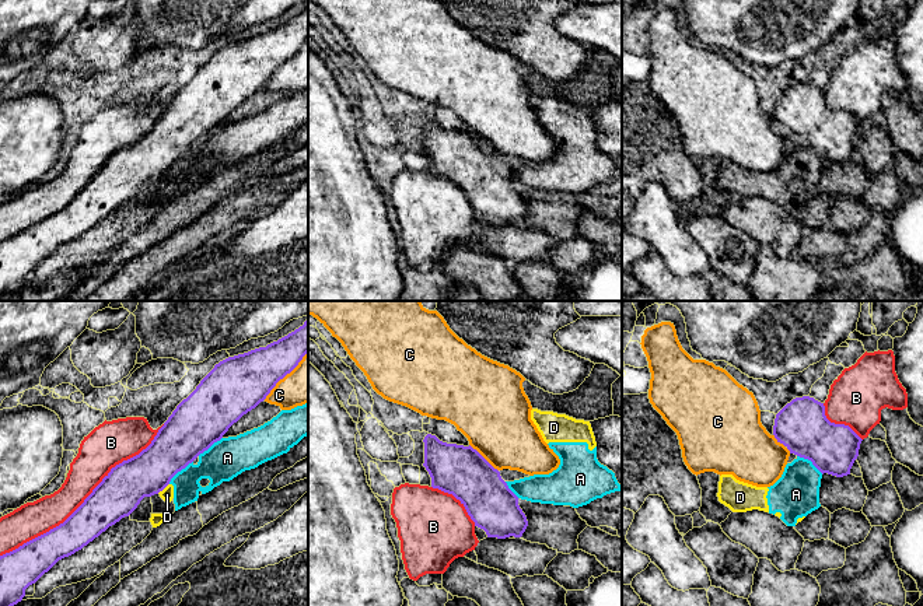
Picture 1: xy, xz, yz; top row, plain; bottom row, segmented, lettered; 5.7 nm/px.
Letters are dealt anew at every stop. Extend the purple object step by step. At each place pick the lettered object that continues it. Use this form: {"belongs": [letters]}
{"belongs": []}

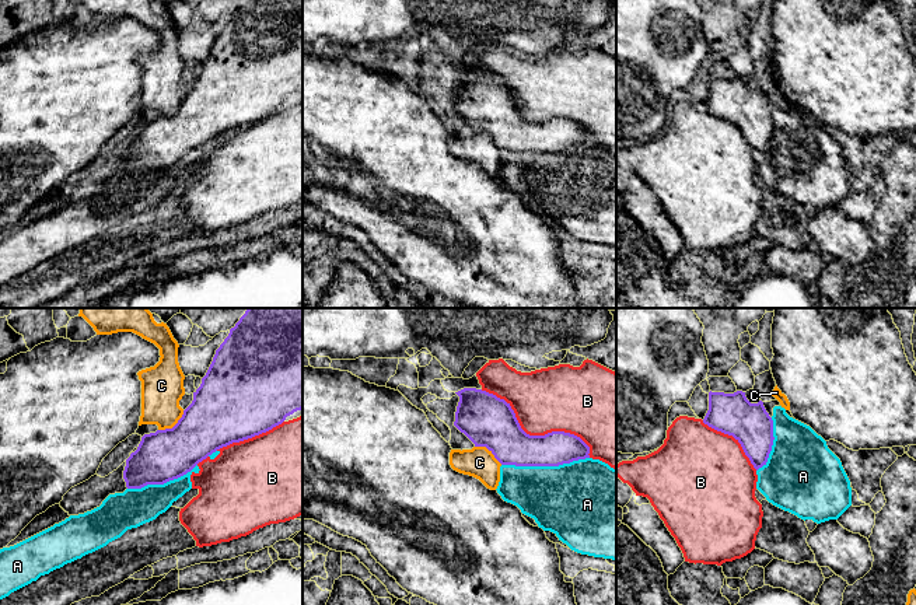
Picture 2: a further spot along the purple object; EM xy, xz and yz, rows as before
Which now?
{"belongs": []}

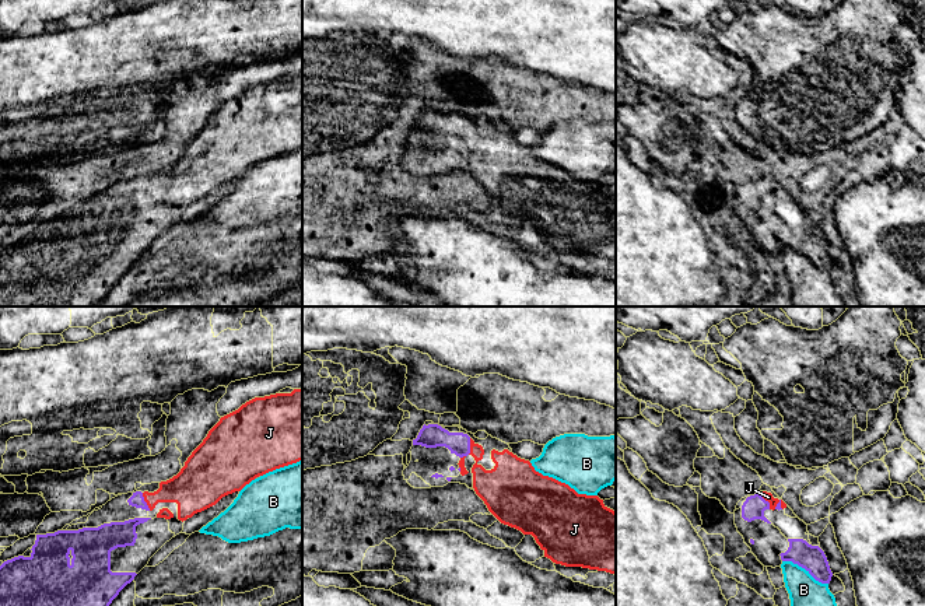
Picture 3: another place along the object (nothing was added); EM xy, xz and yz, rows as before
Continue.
{"belongs": ["J"]}

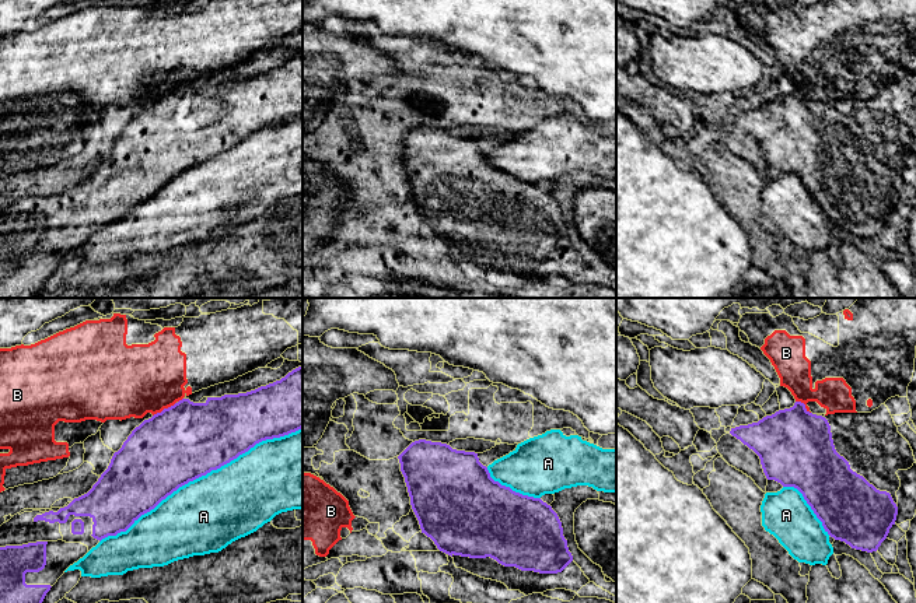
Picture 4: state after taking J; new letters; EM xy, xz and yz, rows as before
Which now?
{"belongs": []}

